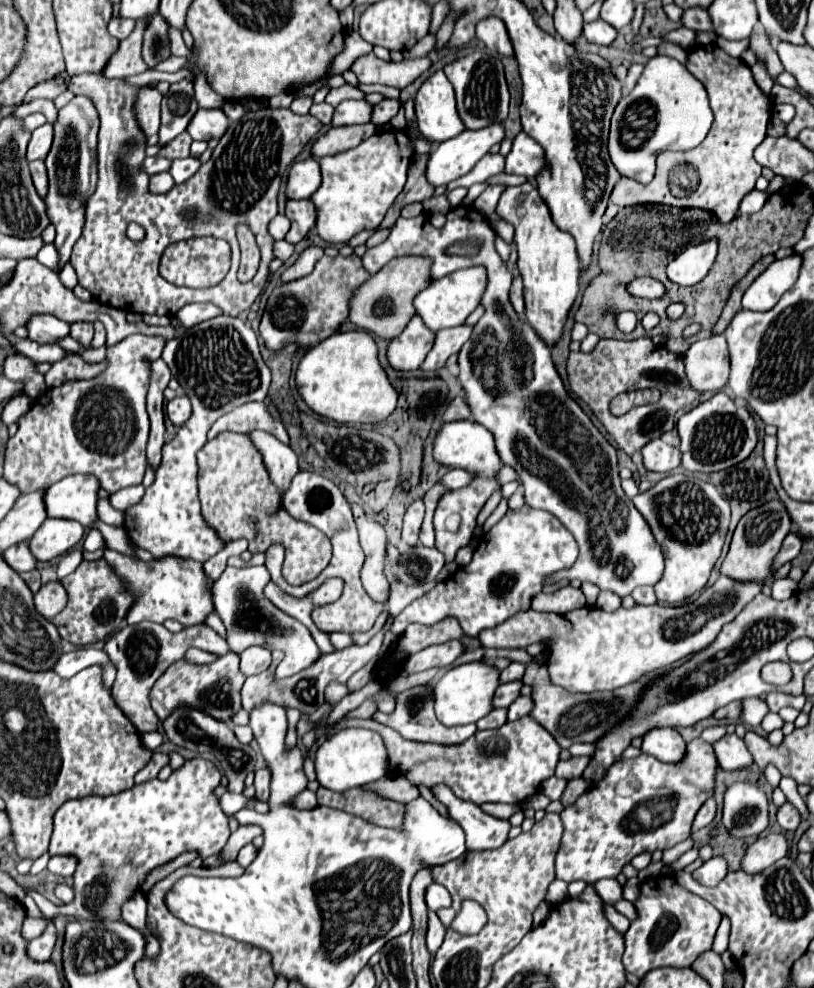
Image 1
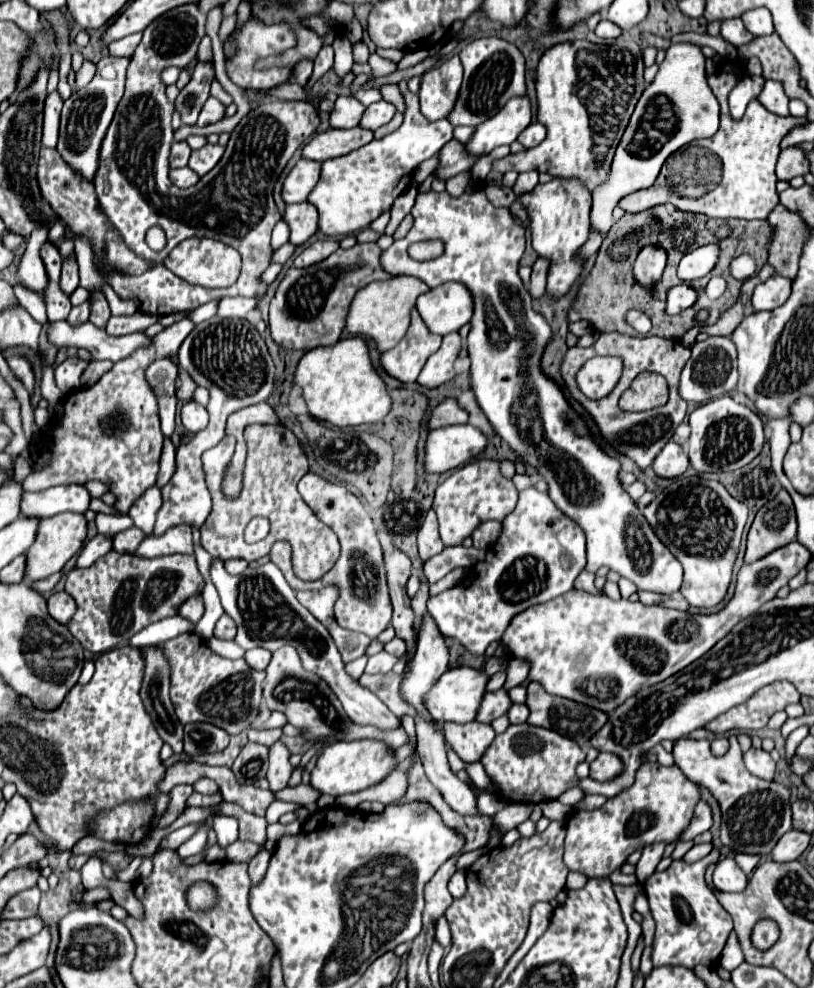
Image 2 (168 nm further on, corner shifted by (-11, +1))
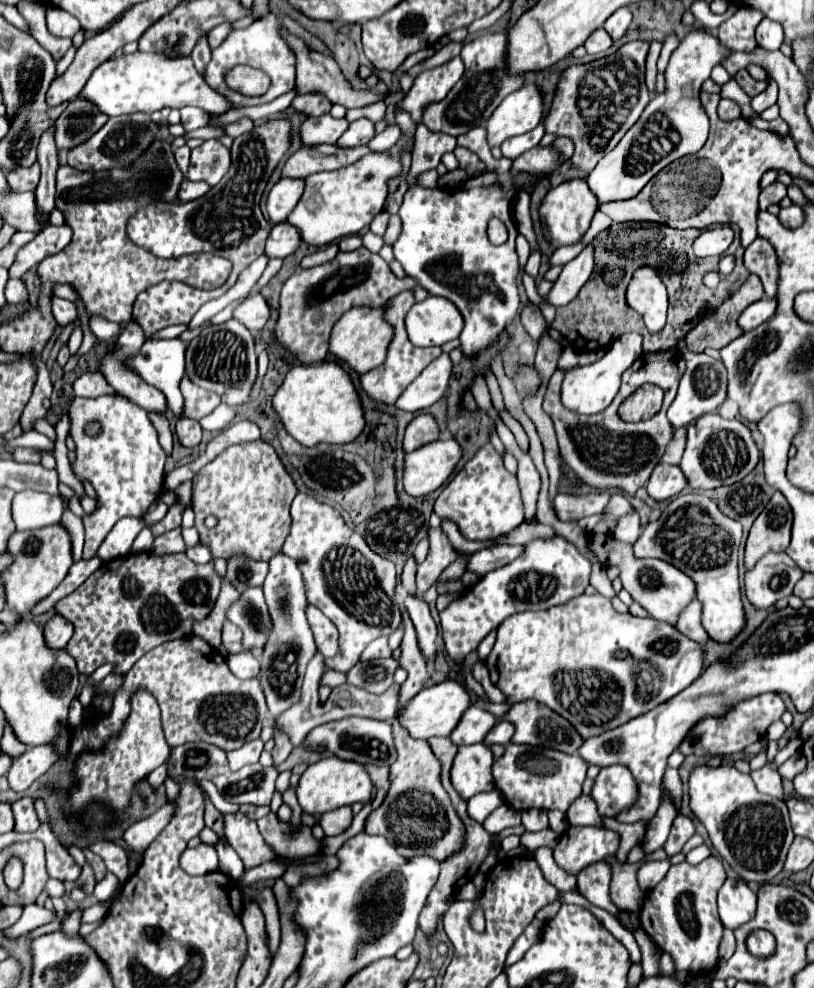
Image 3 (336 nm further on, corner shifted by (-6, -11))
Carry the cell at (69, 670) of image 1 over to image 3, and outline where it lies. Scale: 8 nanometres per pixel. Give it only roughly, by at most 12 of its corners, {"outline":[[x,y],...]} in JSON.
{"outline":[[75,697],[69,709],[68,722],[76,727],[82,723],[83,705]]}

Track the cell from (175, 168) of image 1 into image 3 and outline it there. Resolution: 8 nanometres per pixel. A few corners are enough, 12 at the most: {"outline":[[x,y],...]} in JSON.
{"outline":[[211,139],[191,151],[187,179],[217,185],[229,149]]}

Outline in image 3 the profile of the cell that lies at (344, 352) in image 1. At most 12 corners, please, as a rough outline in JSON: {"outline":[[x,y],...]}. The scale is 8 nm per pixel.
{"outline":[[339,361],[291,367],[273,397],[305,447],[365,427]]}

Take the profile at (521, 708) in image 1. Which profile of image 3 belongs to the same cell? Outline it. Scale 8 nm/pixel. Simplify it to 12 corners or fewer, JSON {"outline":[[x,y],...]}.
{"outline":[[511,721],[499,725],[487,733],[485,743],[507,745],[515,733]]}

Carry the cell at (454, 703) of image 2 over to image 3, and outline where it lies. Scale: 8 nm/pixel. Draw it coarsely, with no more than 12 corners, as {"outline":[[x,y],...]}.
{"outline":[[461,683],[423,689],[399,713],[417,739],[449,737],[471,705]]}

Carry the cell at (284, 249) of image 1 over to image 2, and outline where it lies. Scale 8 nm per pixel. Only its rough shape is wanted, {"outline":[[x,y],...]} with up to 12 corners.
{"outline":[[292,243],[272,253],[272,263],[284,265],[294,253]]}

